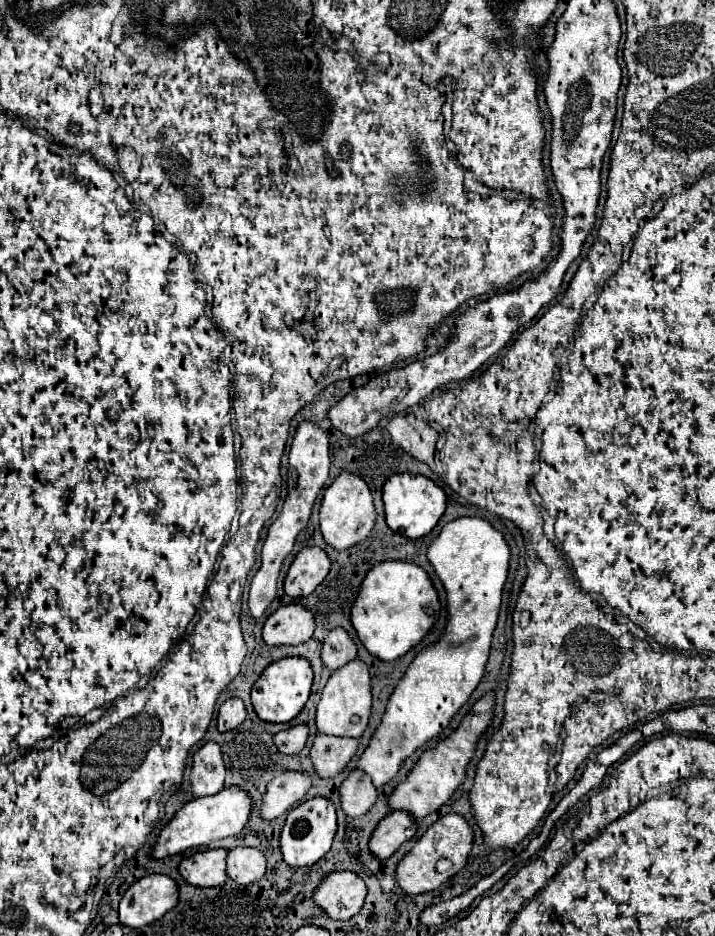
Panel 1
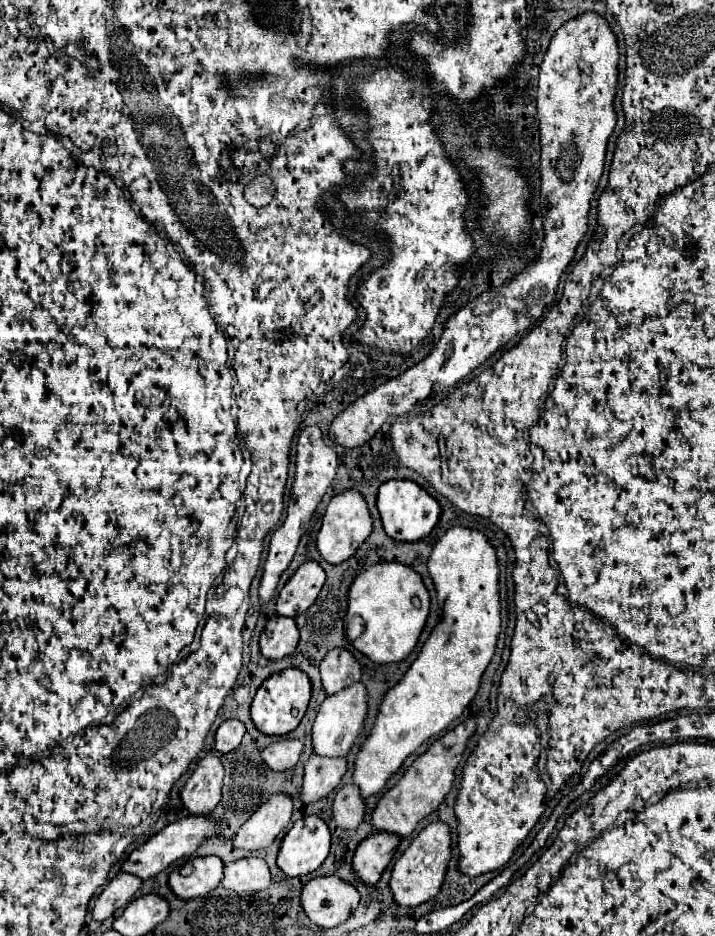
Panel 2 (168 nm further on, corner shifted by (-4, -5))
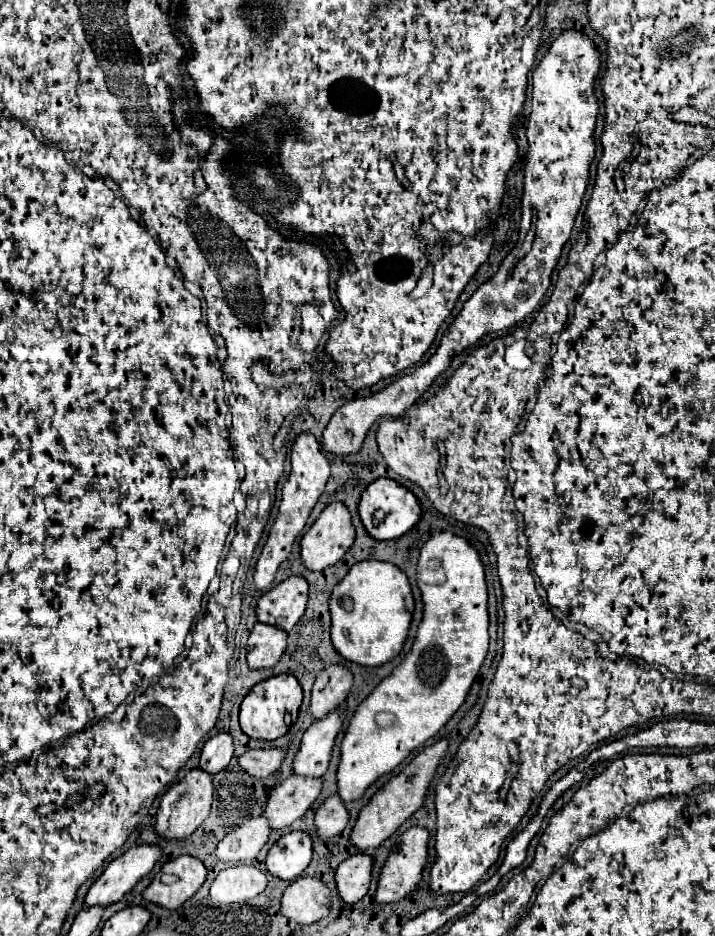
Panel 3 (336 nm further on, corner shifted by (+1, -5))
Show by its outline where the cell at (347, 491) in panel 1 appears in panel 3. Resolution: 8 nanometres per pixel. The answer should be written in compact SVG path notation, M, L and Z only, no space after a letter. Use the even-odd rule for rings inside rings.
M340 501L328 505L302 537L302 561L310 571L322 571L338 563L352 547L356 531L348 507Z

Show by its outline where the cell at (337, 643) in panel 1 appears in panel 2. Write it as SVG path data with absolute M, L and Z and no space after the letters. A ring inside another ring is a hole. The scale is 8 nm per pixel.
M331 649L325 661L321 661L319 671L327 695L335 695L337 691L361 681L361 667L347 649Z

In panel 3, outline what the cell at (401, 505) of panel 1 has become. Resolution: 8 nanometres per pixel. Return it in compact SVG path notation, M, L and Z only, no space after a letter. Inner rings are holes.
M386 477L376 479L374 483L366 487L366 491L362 493L358 511L360 511L366 531L374 539L398 539L406 535L410 529L414 529L416 523L422 519L422 507L416 495L410 489L398 485L394 479L386 479Z

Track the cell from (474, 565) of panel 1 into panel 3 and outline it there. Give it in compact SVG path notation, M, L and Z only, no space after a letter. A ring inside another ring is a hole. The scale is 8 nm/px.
M450 531L432 535L422 551L418 561L418 587L424 601L424 617L416 633L416 641L406 659L386 677L356 709L350 719L350 727L340 745L340 765L338 765L338 793L344 801L356 801L364 791L384 773L390 773L400 765L410 751L424 745L434 737L446 721L460 709L466 701L466 695L480 671L480 665L488 653L488 587L484 577L484 567L478 551L464 539ZM388 713L394 723L390 727L378 727L376 717Z

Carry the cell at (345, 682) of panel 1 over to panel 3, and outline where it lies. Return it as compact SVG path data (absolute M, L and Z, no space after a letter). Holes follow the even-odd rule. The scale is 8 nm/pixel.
M344 707L332 709L324 719L314 721L304 737L300 751L294 757L294 773L304 777L322 777L330 765L332 747L344 723Z

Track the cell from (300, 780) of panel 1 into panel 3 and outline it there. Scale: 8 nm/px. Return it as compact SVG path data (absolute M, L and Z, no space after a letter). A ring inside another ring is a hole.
M264 815L246 821L234 833L226 833L216 847L216 857L220 861L252 861L260 849L266 845L272 829Z

